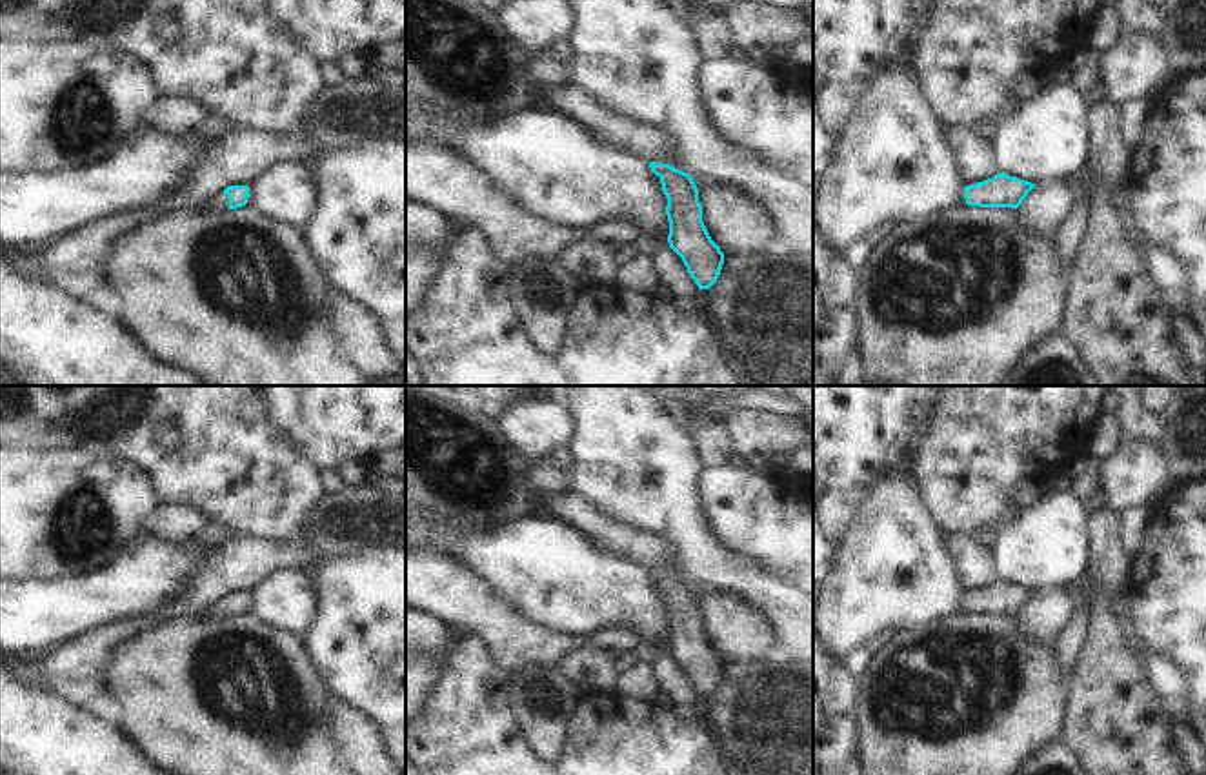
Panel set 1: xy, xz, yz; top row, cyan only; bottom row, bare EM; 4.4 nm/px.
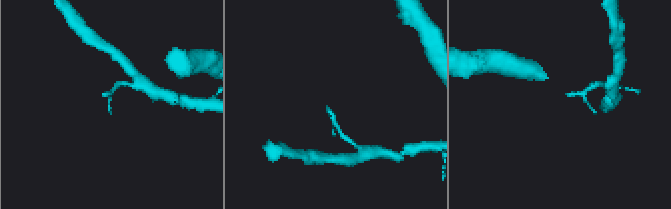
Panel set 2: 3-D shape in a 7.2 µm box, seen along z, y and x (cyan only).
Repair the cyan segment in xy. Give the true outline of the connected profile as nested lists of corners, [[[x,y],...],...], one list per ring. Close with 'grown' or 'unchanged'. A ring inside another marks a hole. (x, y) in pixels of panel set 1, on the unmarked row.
[[[227,593],[226,597],[209,604],[204,615],[211,619],[236,617],[247,611],[247,604],[249,604],[247,593]]]; grown

